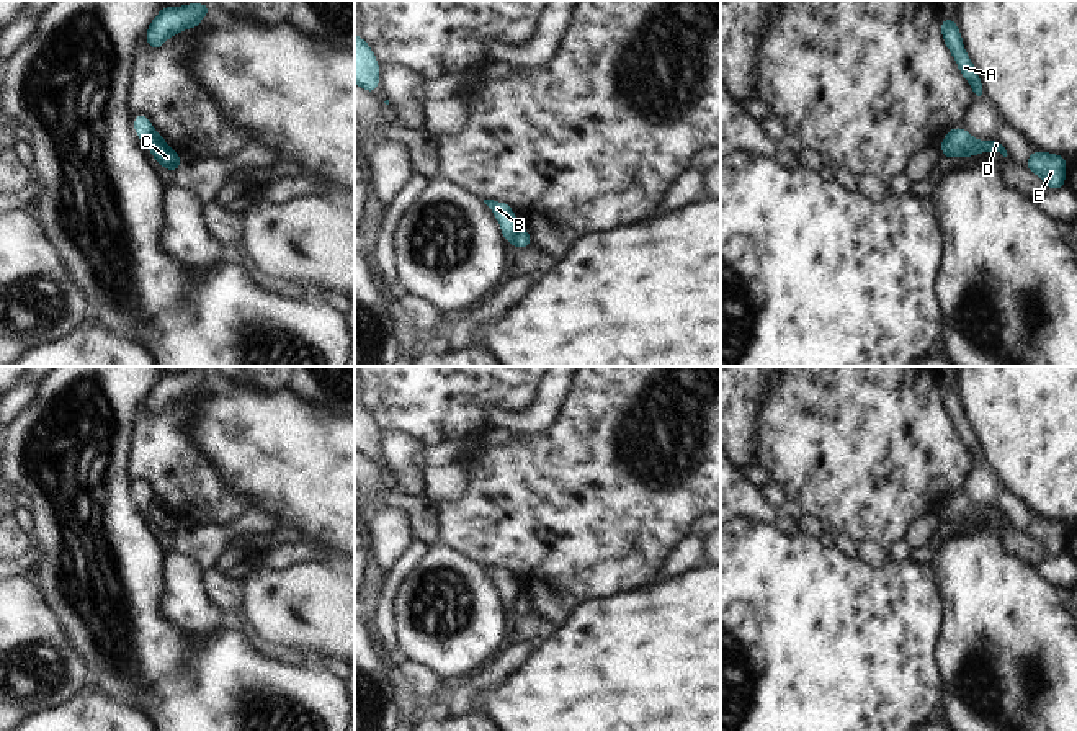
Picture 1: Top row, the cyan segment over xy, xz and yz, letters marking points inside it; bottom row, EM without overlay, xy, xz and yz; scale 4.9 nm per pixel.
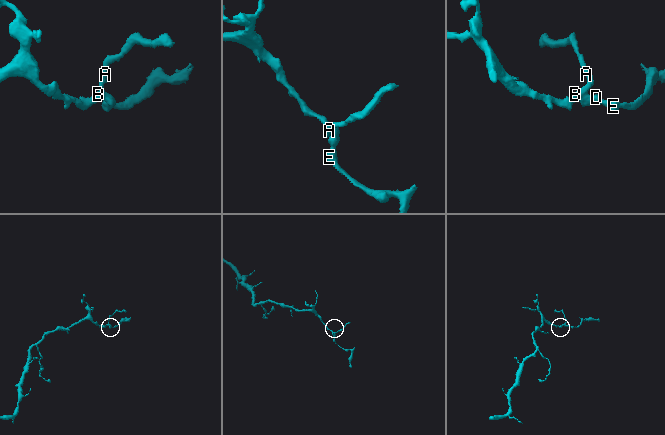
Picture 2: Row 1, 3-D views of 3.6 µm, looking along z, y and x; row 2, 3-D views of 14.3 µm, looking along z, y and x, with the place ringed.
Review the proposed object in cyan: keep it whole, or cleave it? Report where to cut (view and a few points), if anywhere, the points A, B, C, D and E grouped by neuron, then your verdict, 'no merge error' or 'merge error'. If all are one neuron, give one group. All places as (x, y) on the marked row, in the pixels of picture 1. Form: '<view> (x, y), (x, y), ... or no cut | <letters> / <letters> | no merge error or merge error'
xz (520, 226), (512, 242) | A B / C D E | merge error

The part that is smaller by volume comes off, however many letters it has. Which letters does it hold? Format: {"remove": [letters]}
{"remove": ["C", "D", "E"]}

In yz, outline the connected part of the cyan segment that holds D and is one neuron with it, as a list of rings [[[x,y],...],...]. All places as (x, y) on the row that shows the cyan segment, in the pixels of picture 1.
[[[963,126],[953,128],[945,134],[940,150],[946,159],[968,159],[981,152],[1000,152],[1003,157],[1008,155],[1005,147],[997,139],[977,141]]]

